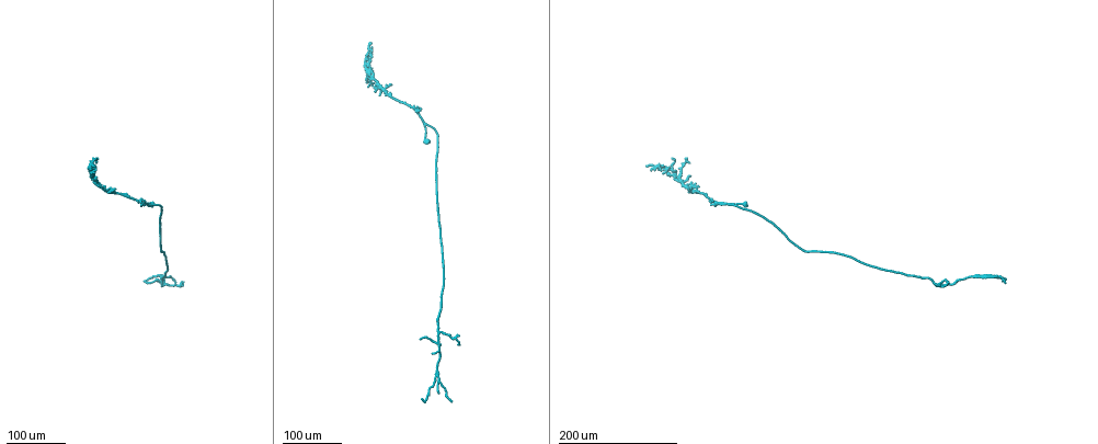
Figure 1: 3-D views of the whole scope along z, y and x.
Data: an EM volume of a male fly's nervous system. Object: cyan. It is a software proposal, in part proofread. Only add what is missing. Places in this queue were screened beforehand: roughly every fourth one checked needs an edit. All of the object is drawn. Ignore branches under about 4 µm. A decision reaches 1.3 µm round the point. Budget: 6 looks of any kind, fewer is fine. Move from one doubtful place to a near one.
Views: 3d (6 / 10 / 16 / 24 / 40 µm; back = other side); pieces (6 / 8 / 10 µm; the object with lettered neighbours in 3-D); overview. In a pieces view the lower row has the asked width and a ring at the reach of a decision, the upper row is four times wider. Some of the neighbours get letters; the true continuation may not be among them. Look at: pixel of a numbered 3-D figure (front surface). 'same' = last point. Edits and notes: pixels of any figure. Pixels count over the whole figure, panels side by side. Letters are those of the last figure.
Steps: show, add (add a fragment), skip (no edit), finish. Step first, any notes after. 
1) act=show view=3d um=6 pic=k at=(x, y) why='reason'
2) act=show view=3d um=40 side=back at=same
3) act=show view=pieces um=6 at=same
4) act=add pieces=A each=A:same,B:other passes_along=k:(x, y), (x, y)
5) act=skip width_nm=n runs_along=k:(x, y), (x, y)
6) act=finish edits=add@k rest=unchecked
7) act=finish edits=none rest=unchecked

act=show view=3d um=40 pic=1 at=(677, 176) why='free end'

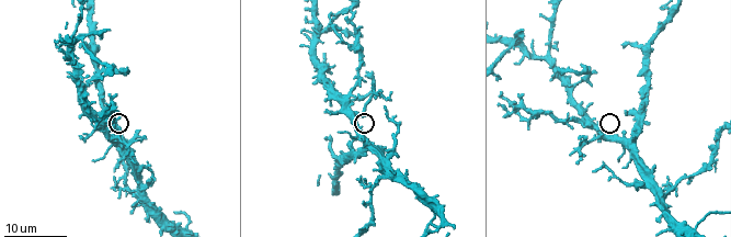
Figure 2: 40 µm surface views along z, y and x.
act=show view=pieces um=10 pic=2 at=(624, 113)

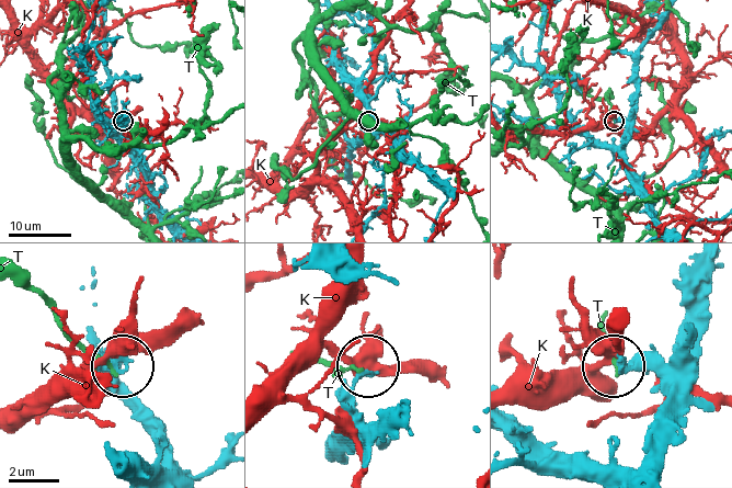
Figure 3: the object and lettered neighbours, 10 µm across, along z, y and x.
act=skip each=K:other,T:other runs_along=3:(396, 415), (370, 421), (354, 408), (354, 389), (368, 373) found='no lettered fragment goes on from it'

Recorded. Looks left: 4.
act=show view=3d um=16 pic=2 at=(129, 214) why='free end'

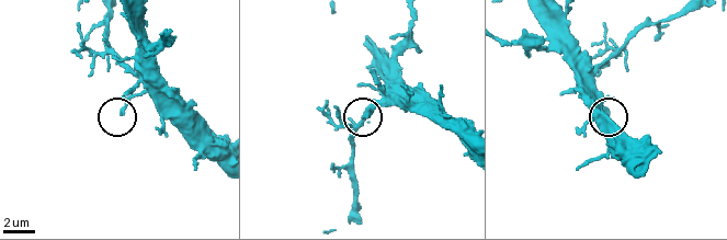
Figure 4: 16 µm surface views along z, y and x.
act=show view=3d um=6 pic=4 at=(365, 116)

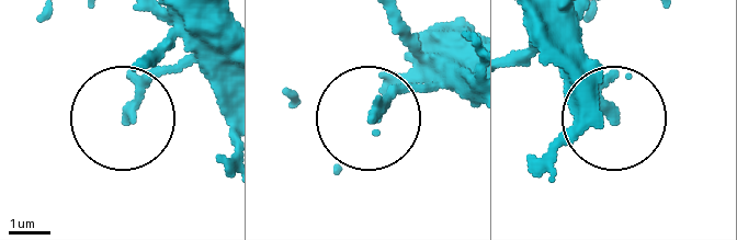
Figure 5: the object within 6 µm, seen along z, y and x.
act=show view=pieces um=10 pic=5 at=(126, 119)

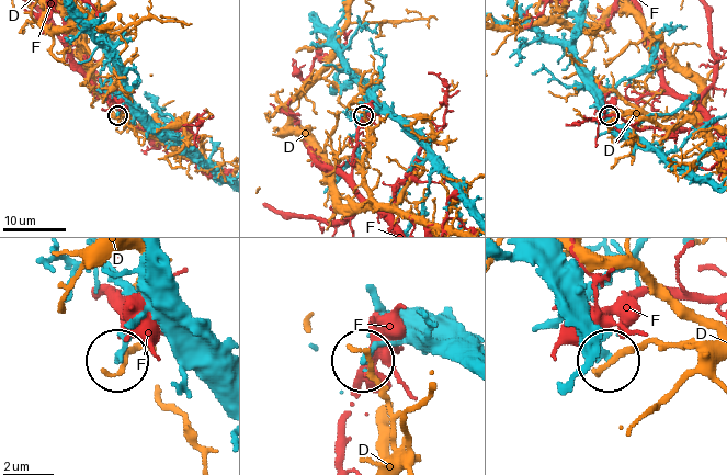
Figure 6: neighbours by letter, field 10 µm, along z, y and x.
act=skip each=D:other,F:other found='none of them fits'

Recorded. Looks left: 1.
act=finish edits=none rest=unchecked

